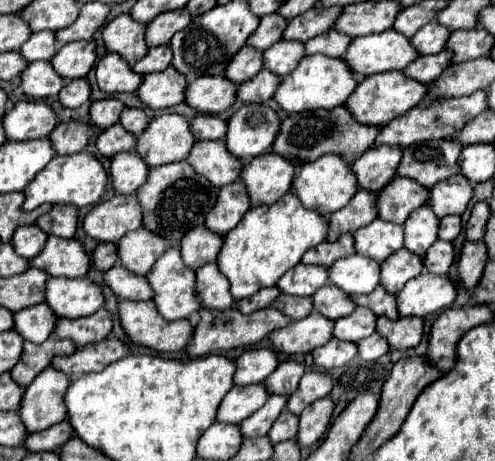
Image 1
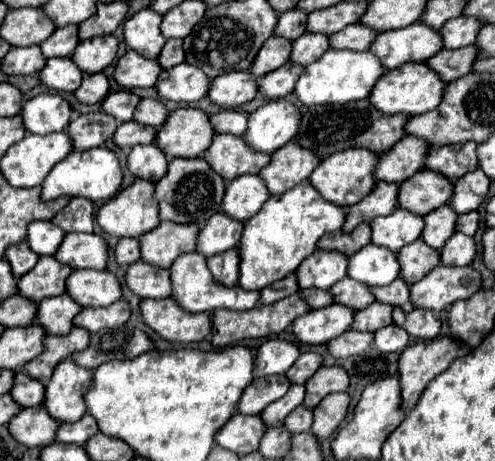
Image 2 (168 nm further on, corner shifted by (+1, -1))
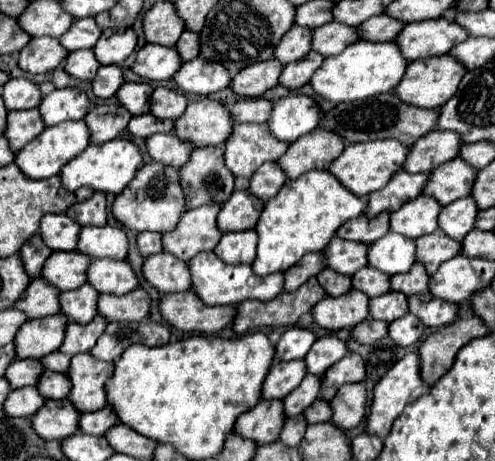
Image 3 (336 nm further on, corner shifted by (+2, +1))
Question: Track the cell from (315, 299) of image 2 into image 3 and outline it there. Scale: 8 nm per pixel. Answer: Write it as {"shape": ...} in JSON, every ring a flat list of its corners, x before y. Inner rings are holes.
{"shape":[[323,270,319,276,317,276,319,284,327,290,329,296,341,296,345,292,349,292,353,286,351,286,351,276,345,276,345,274,333,274,333,270]]}

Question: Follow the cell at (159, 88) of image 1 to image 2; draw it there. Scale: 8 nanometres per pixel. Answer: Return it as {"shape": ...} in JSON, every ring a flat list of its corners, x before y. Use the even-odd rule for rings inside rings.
{"shape":[[178,64,170,70,162,70,162,76,158,76,156,90,162,100,188,104,206,96,208,78,196,66]]}

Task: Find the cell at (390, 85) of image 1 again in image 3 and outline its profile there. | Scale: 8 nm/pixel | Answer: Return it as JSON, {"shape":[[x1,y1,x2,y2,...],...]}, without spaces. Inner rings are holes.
{"shape":[[451,54,445,56,433,56,433,58,425,58,425,60,415,60,409,64,405,78,401,80,401,84,395,88,395,94,413,106,419,108,441,108,455,92,457,86,461,82,461,78,465,76,467,68]]}

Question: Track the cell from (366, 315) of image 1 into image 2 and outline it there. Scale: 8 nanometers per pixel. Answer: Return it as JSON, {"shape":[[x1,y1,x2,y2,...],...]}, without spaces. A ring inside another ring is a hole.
{"shape":[[374,302,370,304,368,308,364,310,358,310,354,314,354,324,350,326,350,330,356,330,356,332,376,332,384,326,388,326,392,322,392,306,388,304,380,304,380,302]]}

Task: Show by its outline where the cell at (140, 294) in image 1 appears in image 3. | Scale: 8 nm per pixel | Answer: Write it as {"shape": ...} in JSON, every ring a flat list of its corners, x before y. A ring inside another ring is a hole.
{"shape":[[169,252,147,256,143,264,143,276,163,294,185,292,191,288,191,274,187,262,171,256]]}

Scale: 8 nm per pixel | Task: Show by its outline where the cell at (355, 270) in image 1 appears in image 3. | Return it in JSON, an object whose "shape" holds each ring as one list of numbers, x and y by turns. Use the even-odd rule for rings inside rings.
{"shape":[[385,234,369,246,369,266,387,274,407,272,415,262,415,240,403,234]]}

